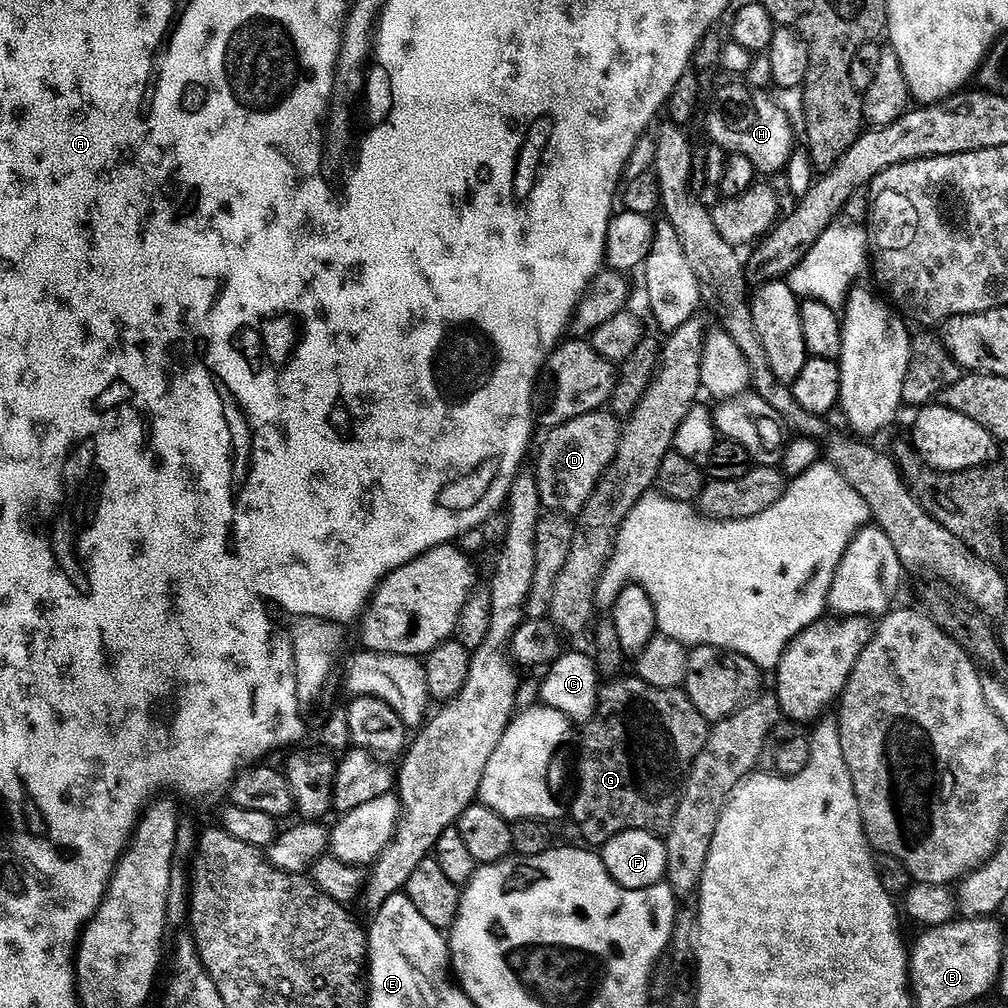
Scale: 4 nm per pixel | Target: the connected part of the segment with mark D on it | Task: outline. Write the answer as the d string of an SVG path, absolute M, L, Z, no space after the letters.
M597 410L574 418L547 433L548 441L540 452L540 465L534 469L540 485L540 503L549 513L565 512L575 517L592 496L592 491L612 465L620 445L622 428L617 417L604 410Z

